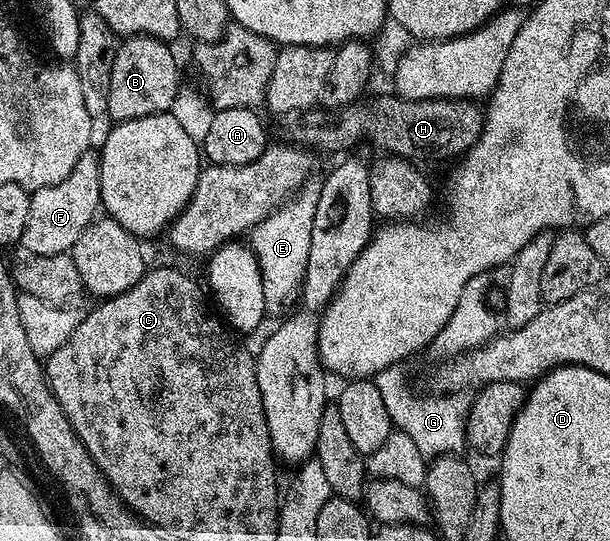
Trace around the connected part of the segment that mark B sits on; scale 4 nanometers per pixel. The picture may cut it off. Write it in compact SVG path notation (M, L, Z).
M131 36L118 45L118 53L112 62L112 82L108 82L108 110L106 116L114 122L148 118L169 113L180 87L178 81L178 60L171 45L155 36Z

